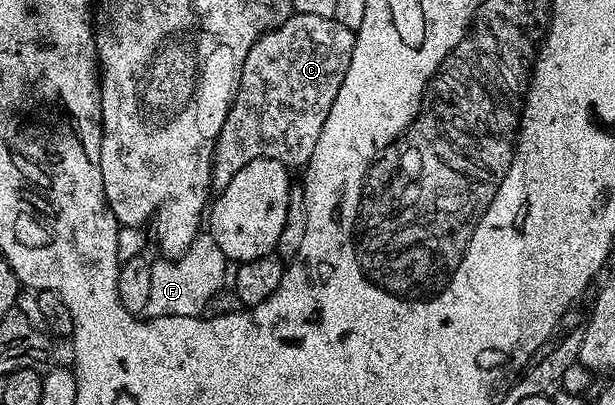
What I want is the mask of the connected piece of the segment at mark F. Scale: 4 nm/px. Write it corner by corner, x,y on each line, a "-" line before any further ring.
197,235
183,255
175,260
157,260
150,275
150,300
144,313
148,317
195,317
203,314
214,291
225,288
230,273
230,262
224,252
214,243
211,235

